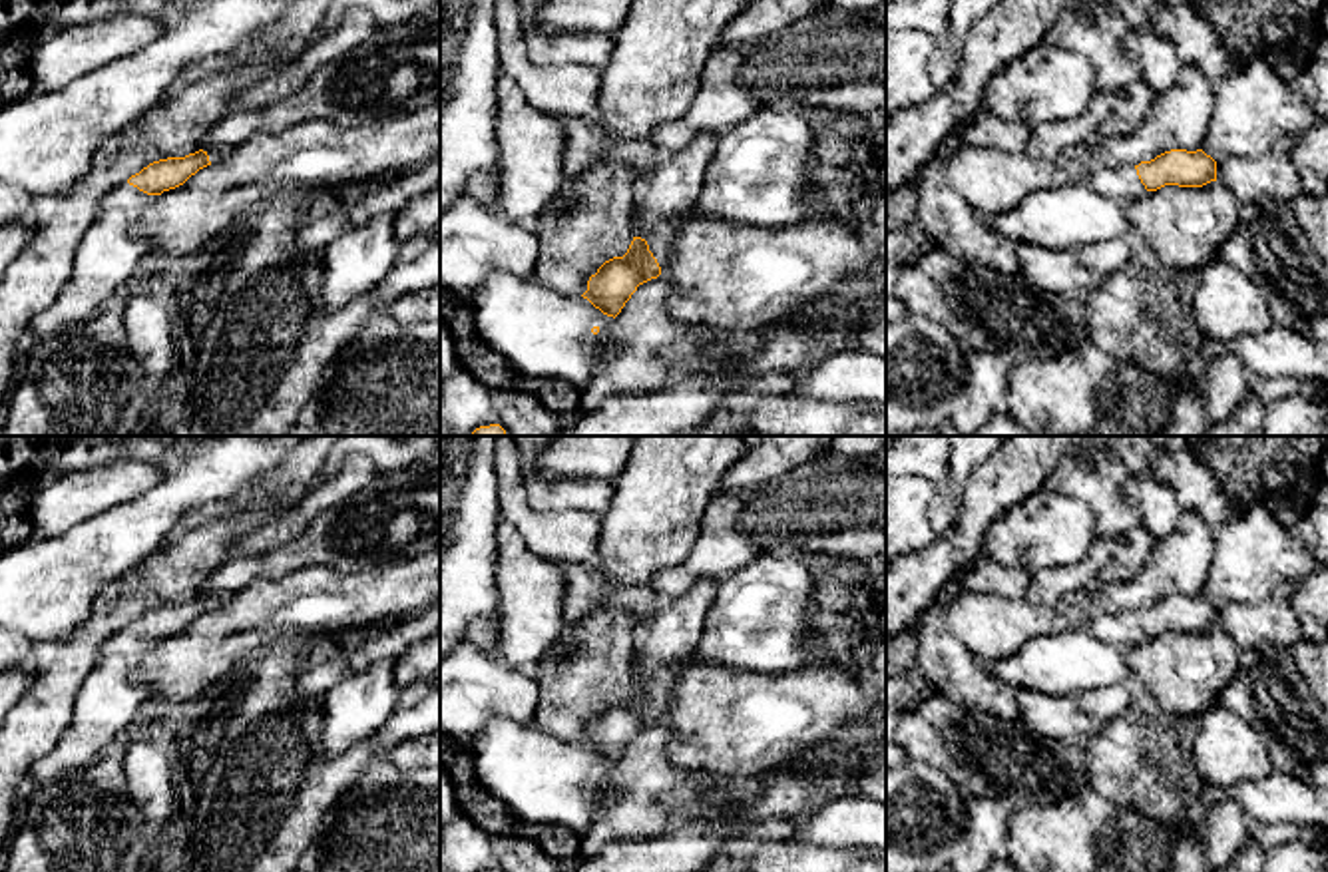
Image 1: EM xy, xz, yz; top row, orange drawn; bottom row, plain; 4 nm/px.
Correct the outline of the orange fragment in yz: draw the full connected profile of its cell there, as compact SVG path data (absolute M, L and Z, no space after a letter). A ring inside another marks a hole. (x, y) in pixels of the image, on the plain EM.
M1171 595L1139 611L1103 615L1087 625L1099 641L1131 649L1165 631L1203 633L1217 627L1217 607L1203 595Z

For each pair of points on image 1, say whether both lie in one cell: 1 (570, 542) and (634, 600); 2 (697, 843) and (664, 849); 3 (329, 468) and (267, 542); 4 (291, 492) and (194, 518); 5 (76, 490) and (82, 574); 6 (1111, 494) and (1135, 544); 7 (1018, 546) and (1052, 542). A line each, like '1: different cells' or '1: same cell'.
1: different cells
2: same cell
3: different cells
4: same cell
5: different cells
6: different cells
7: same cell

